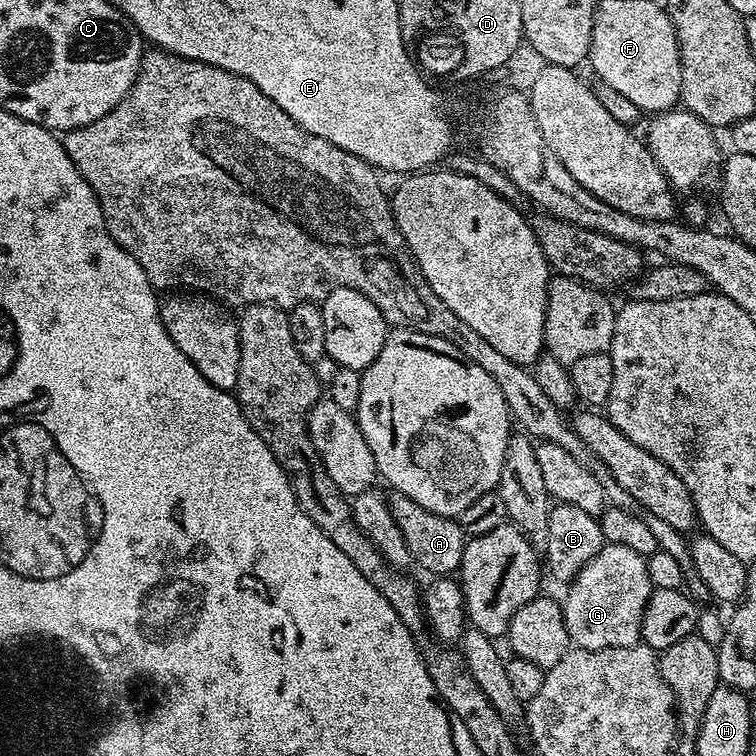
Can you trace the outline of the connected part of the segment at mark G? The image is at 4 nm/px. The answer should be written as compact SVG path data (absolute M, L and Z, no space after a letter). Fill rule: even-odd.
M605 543L602 550L567 585L568 597L563 597L564 621L569 641L575 647L586 650L606 650L607 648L625 648L641 643L642 616L646 614L646 604L652 593L652 583L648 573L648 561L634 554L626 546Z

